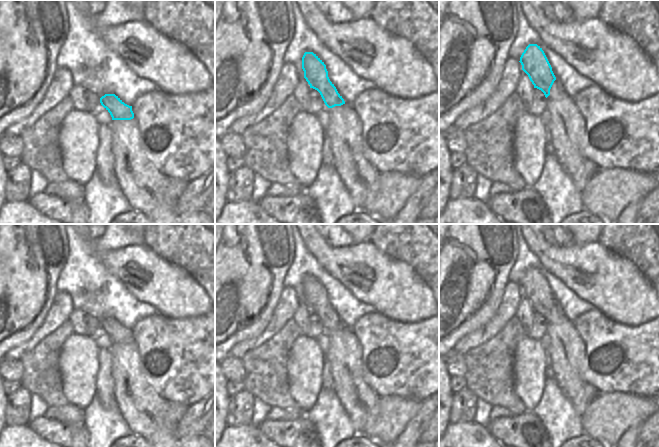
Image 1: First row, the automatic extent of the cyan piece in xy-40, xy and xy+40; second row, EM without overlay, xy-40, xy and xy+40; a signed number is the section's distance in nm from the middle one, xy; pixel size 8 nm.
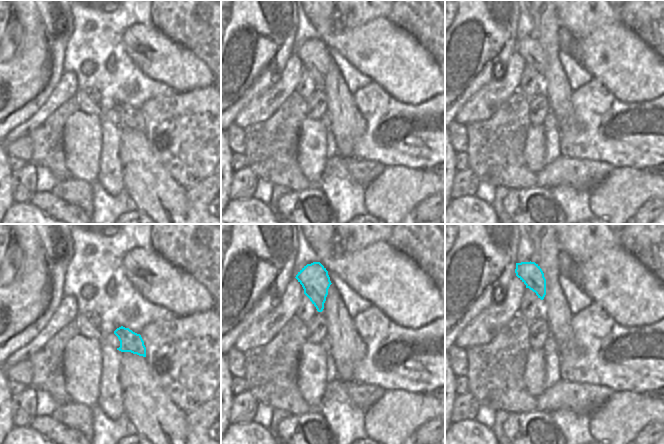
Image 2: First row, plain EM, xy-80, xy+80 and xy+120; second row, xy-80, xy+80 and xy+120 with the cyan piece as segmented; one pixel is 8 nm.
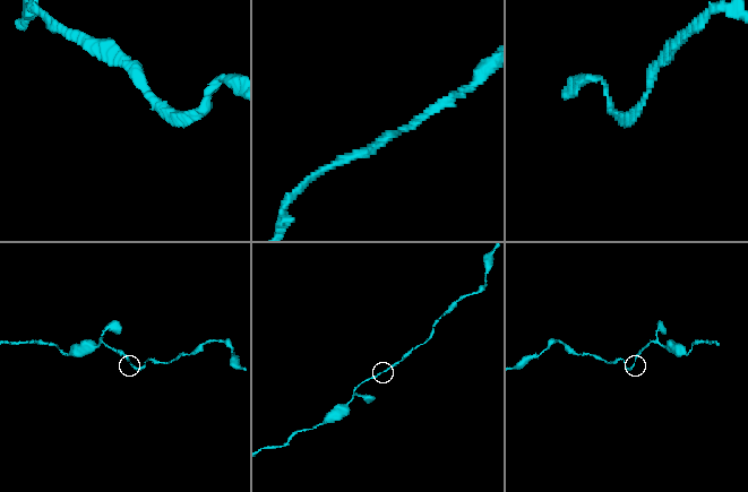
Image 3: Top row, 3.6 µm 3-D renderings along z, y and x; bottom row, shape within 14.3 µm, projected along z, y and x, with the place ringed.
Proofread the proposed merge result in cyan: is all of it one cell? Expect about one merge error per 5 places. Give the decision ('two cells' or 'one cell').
one cell

